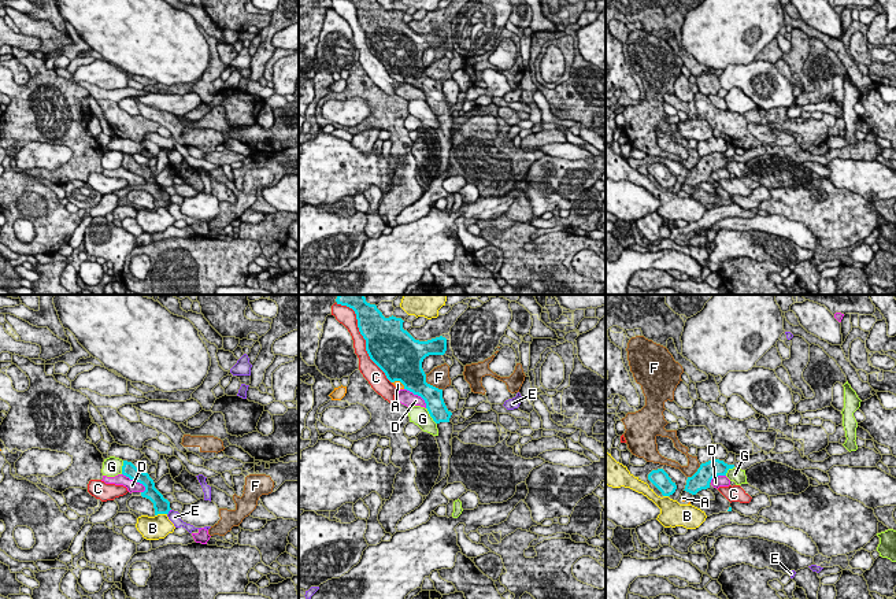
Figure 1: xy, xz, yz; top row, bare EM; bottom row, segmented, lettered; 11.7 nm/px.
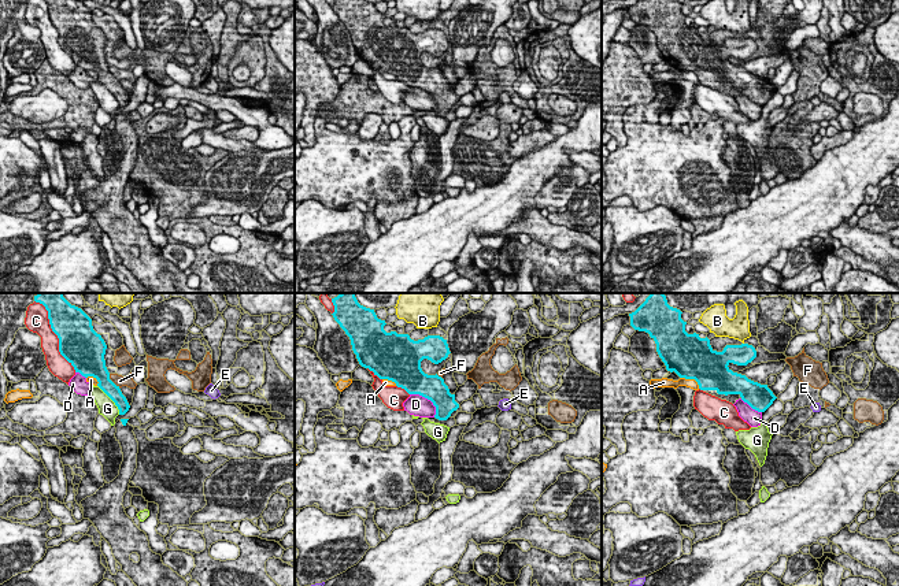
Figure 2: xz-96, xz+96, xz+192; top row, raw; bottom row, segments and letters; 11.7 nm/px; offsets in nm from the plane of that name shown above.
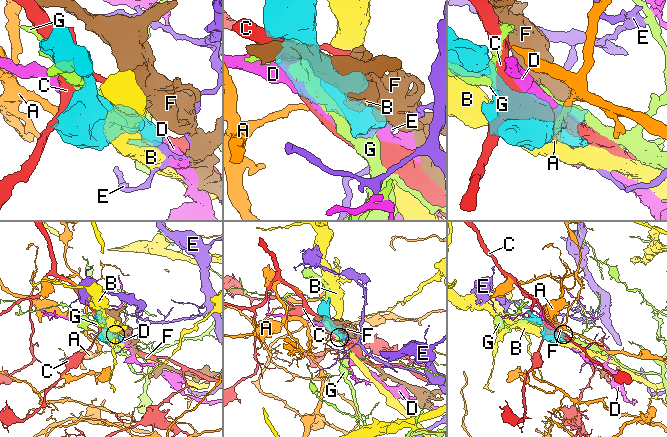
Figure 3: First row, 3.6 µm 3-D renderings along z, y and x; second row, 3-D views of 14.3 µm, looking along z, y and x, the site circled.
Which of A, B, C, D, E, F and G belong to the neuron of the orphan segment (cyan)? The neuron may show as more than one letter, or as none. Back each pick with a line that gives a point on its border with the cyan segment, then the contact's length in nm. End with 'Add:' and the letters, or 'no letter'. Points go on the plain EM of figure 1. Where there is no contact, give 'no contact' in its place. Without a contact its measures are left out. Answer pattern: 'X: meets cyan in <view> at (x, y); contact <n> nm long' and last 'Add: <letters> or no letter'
Add: no letter

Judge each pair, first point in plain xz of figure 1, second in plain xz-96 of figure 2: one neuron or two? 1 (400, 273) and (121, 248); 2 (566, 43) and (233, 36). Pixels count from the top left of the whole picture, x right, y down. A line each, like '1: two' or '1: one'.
1: two
2: two

